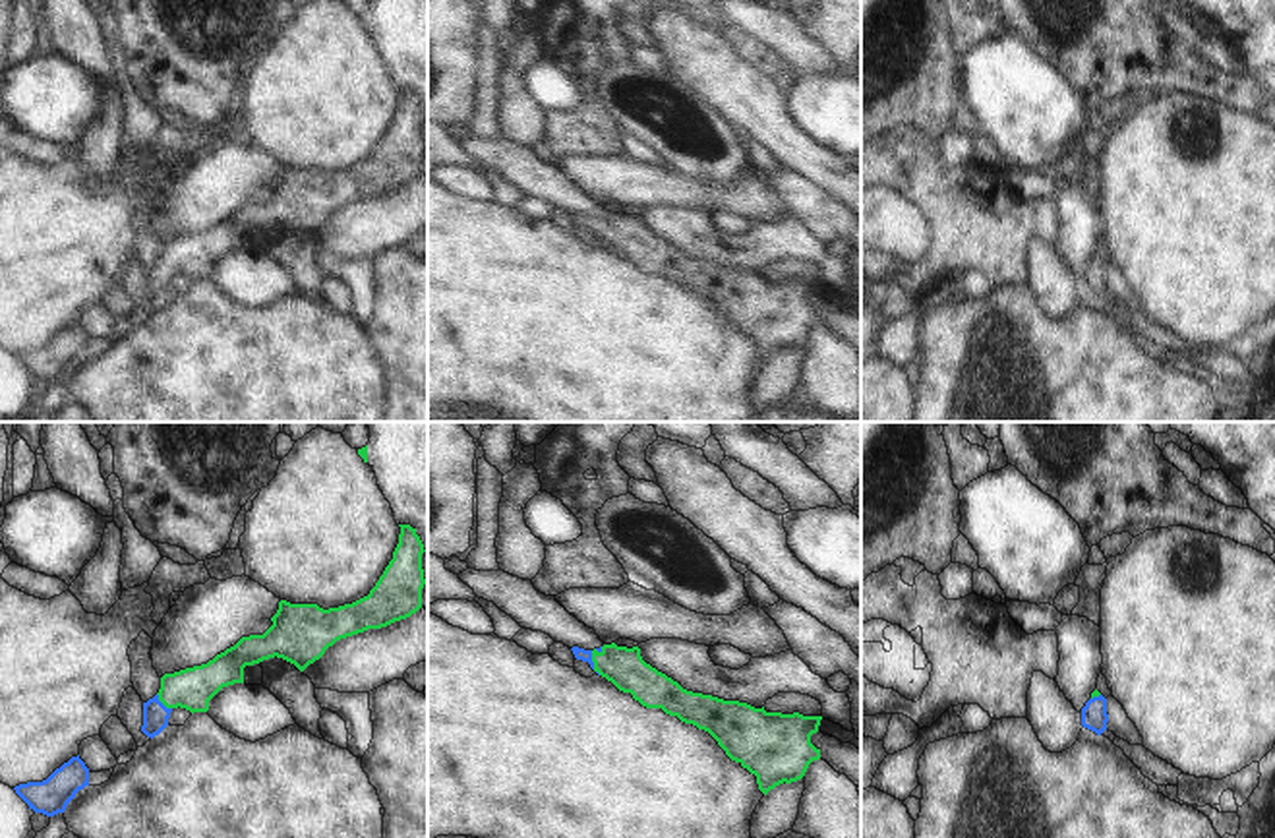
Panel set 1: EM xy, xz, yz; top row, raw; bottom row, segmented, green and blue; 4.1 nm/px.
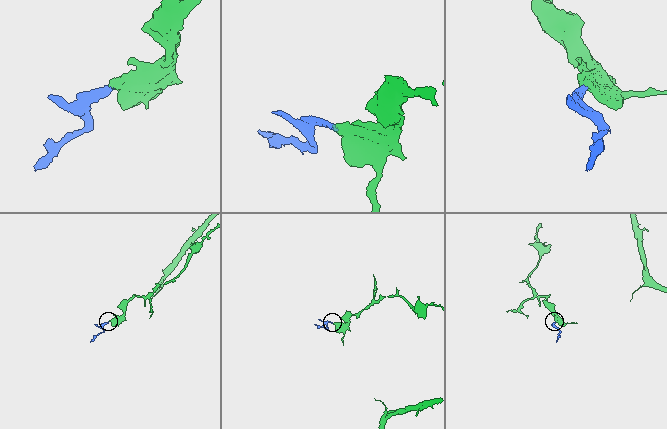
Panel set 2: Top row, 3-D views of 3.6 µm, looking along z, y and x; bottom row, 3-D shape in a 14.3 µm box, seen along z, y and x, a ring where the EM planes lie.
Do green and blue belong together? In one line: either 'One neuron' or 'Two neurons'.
One neuron

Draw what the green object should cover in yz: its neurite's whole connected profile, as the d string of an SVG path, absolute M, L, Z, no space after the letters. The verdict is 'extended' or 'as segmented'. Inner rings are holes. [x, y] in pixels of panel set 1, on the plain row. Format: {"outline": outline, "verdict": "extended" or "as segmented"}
{"outline": "M1095 255L1082 275L1082 292L1101 302L1107 296L1107 265Z", "verdict": "extended"}

